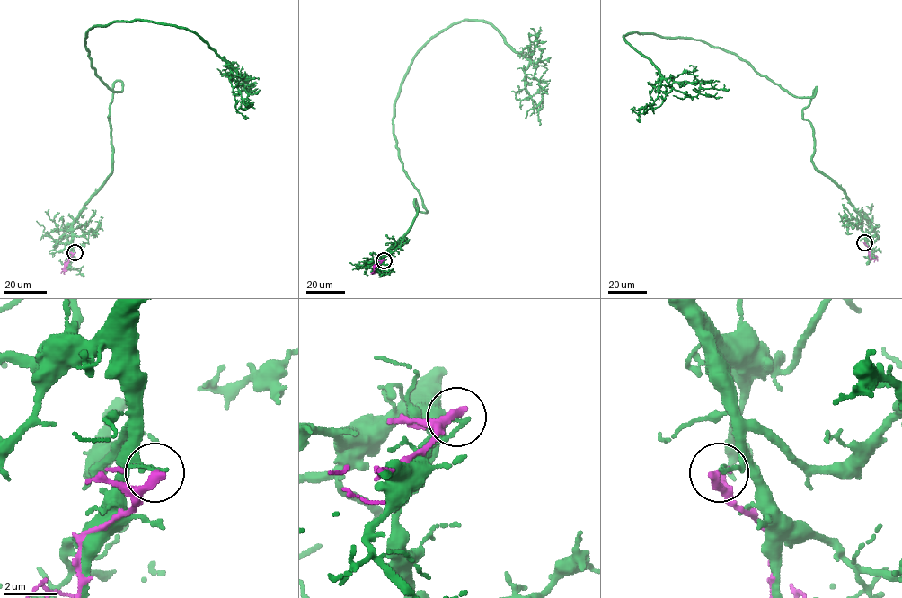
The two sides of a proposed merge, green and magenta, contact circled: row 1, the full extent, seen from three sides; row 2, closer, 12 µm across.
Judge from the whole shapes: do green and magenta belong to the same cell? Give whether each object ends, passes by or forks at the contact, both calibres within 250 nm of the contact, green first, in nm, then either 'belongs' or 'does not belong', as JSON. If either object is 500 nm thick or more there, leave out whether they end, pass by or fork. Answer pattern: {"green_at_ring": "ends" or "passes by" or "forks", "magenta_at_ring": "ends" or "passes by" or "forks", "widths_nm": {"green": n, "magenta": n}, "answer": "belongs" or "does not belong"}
{"green_at_ring": "ends", "magenta_at_ring": "ends", "widths_nm": {"green": 200, "magenta": 360}, "answer": "does not belong"}

